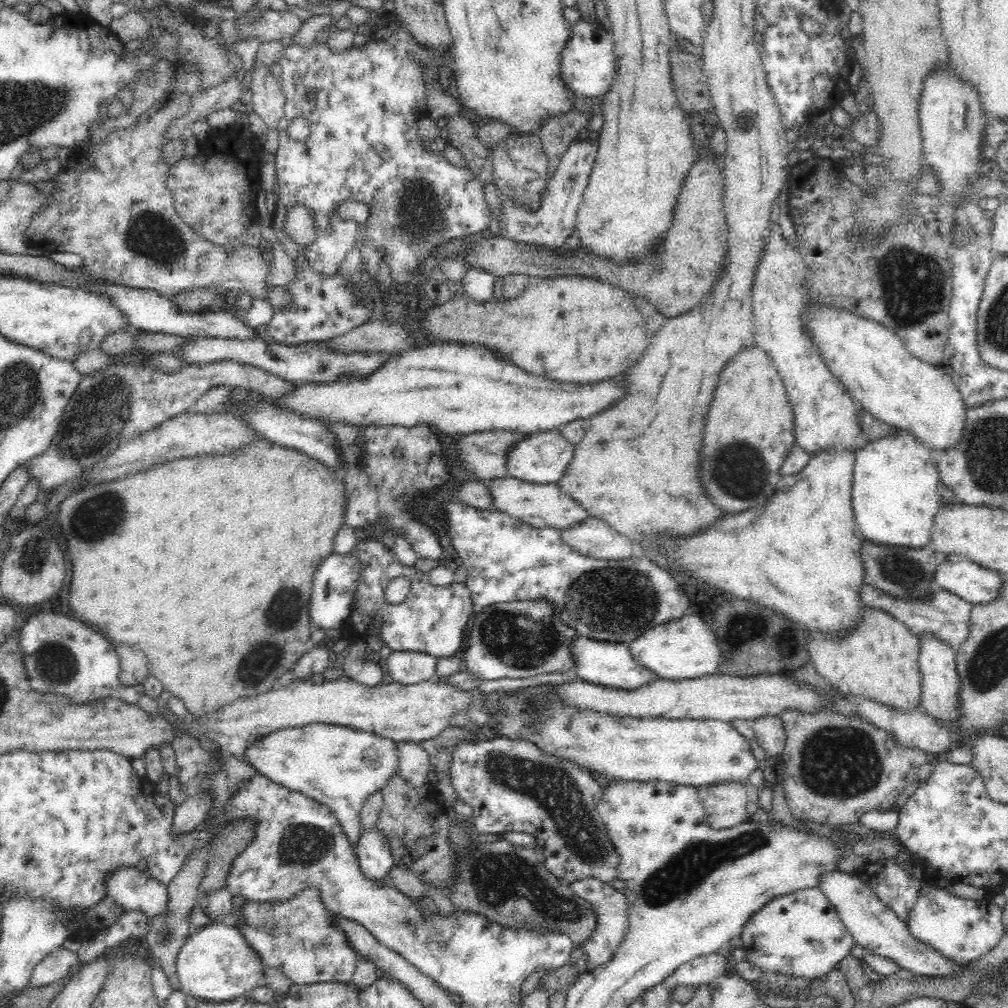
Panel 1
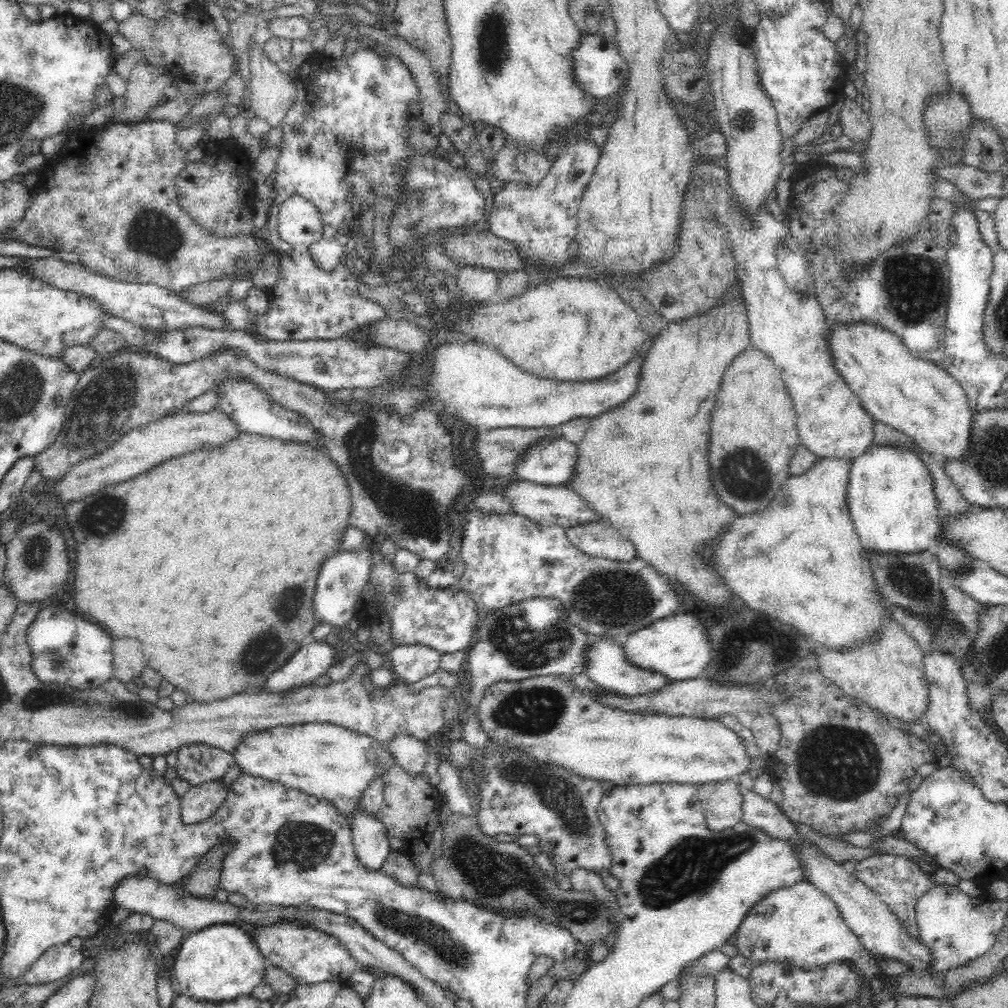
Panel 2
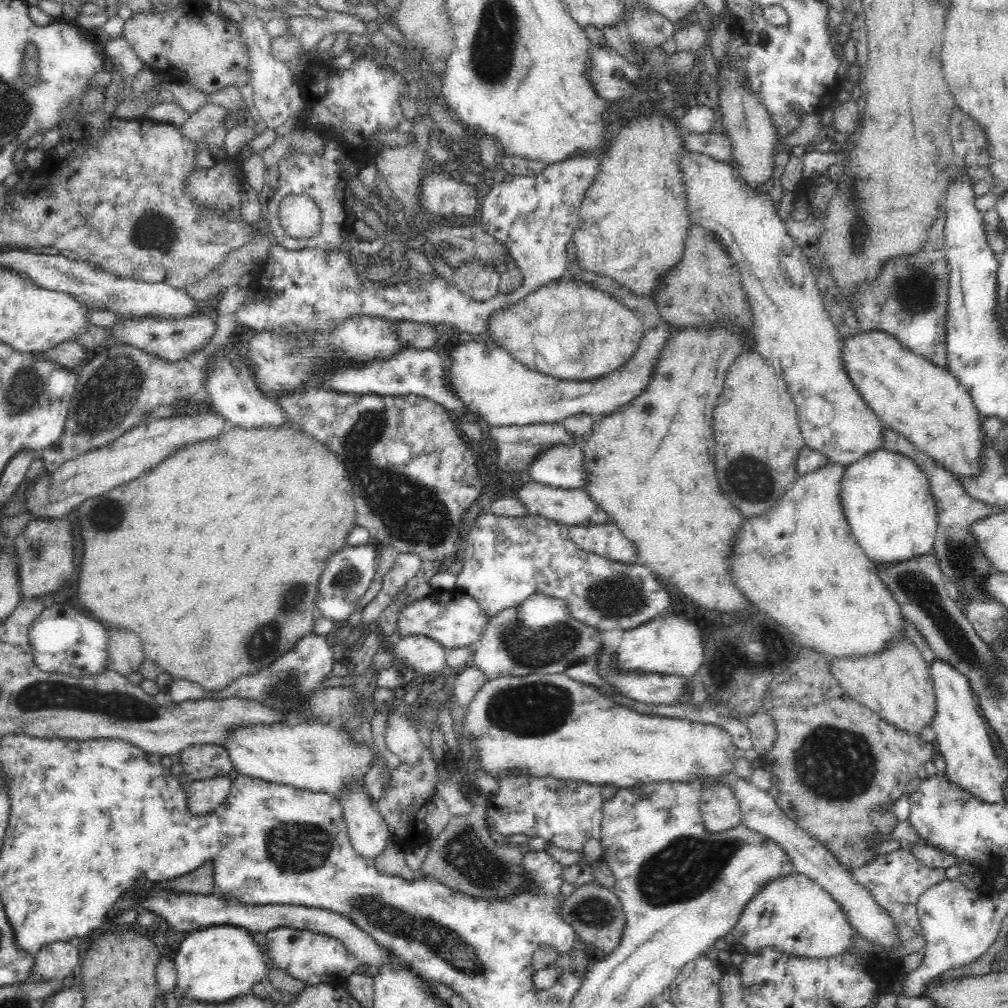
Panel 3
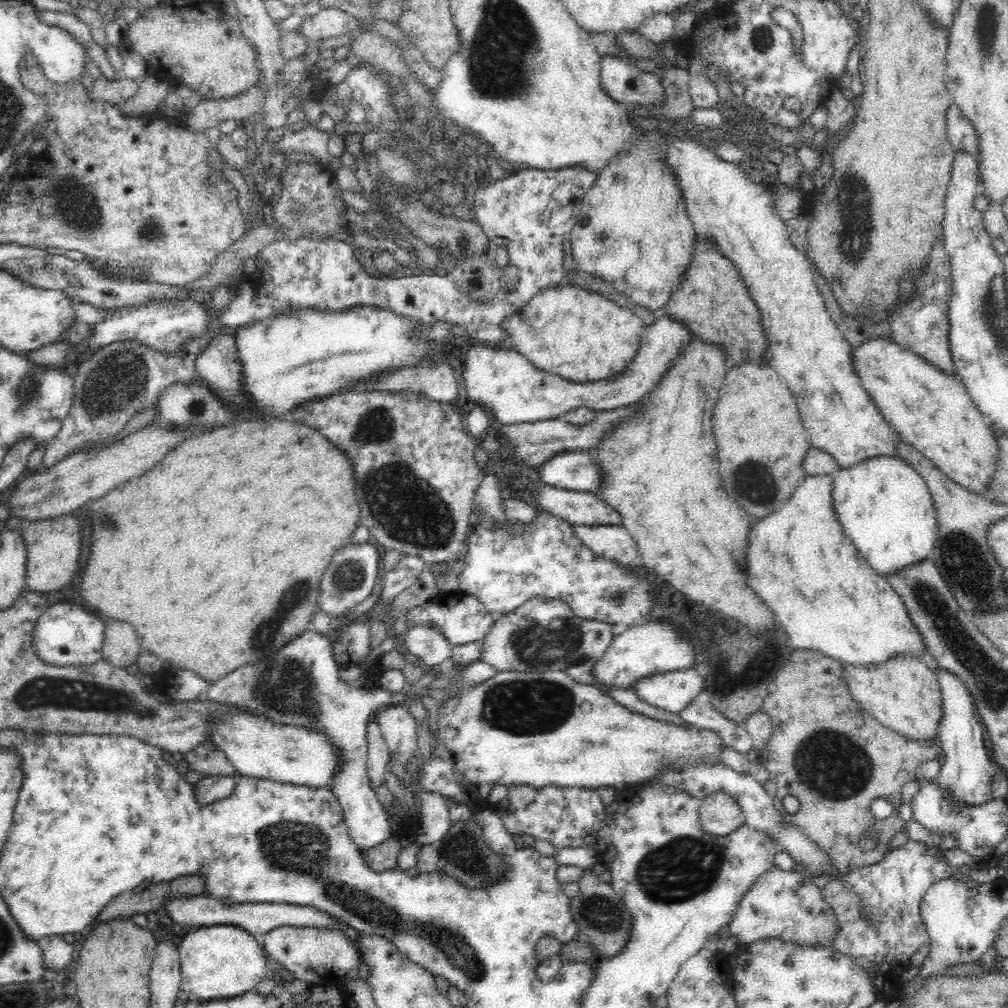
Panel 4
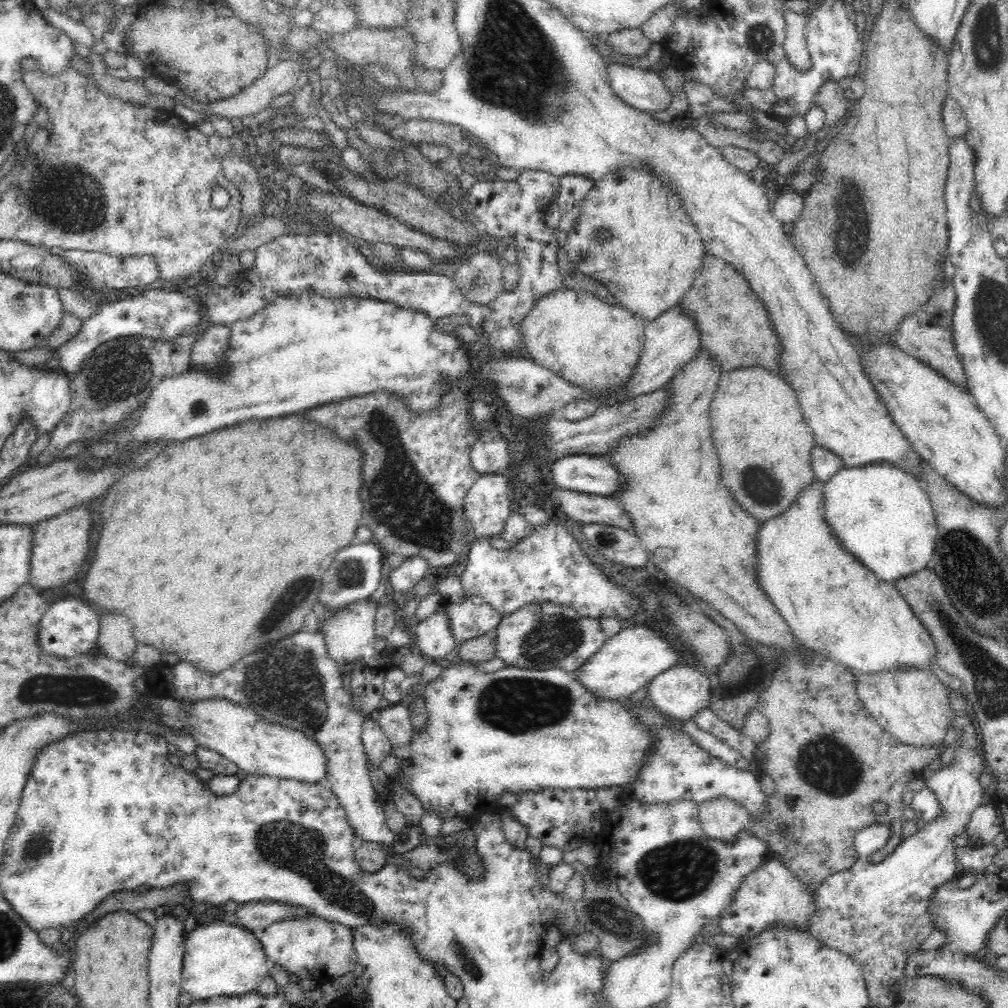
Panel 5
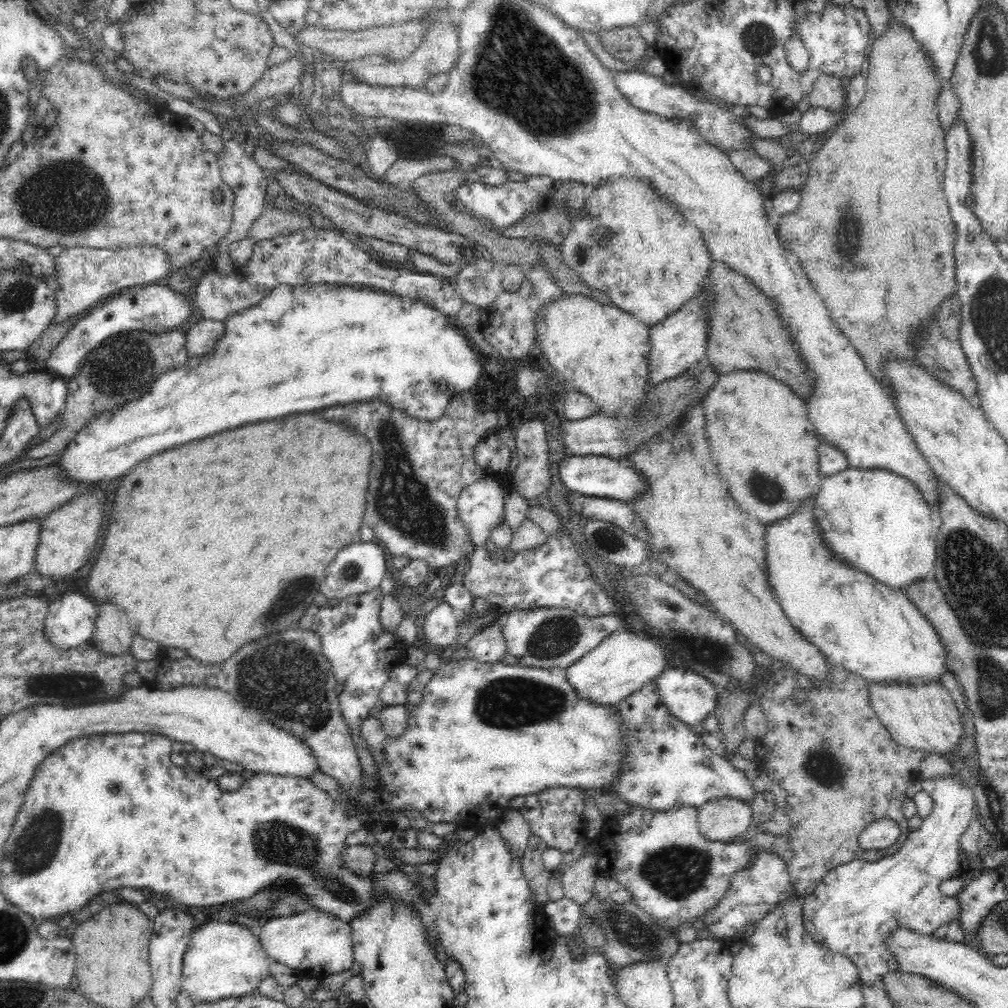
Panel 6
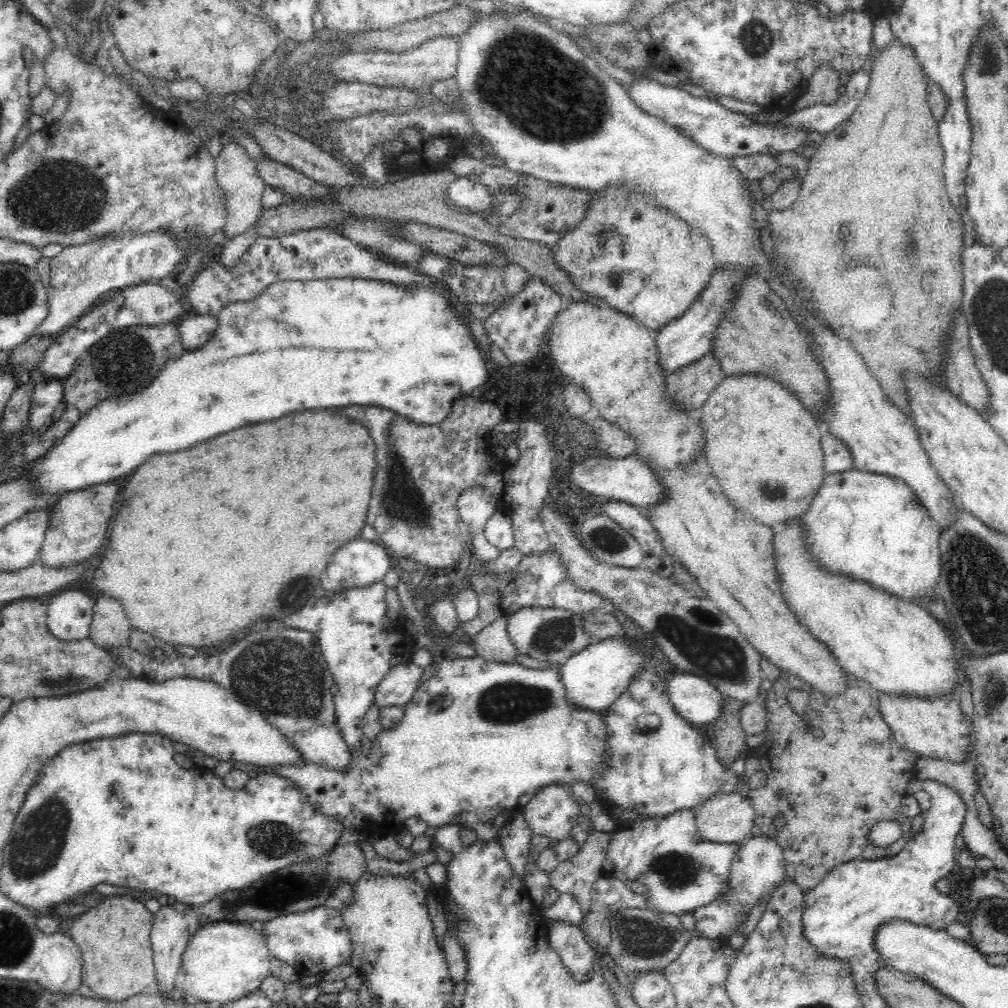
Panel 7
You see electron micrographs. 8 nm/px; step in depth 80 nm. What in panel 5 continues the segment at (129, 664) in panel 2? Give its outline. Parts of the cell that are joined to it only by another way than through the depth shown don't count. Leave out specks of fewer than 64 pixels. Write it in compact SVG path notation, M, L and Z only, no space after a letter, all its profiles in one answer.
M100 611L99 623L97 654L124 663L134 658L137 644L130 620L120 613Z

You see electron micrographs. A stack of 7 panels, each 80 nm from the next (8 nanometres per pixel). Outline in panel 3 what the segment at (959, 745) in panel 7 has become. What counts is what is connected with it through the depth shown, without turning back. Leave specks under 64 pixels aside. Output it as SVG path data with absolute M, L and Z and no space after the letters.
M898 636L885 650L873 656L832 657L829 660L832 677L844 692L888 724L919 735L922 728L932 723L936 699L929 664L910 639Z

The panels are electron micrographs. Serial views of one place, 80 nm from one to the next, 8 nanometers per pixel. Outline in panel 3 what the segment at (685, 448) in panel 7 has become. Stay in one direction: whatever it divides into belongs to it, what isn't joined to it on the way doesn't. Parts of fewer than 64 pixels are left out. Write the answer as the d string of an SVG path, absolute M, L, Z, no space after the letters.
M560 278L524 297L509 308L496 310L482 338L543 375L562 381L600 378L628 362L642 342L645 330L638 316L588 282Z

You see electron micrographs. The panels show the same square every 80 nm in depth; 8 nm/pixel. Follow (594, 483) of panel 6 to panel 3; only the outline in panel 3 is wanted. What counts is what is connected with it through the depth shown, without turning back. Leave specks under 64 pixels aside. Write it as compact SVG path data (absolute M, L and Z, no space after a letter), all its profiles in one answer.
M556 444L534 458L525 474L541 485L566 490L582 489L586 471L582 467L582 452L579 444Z

